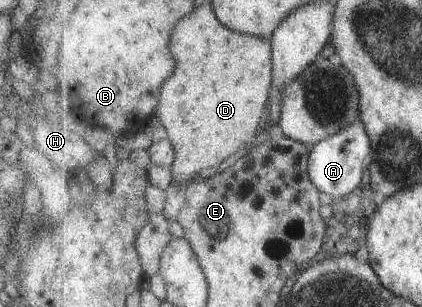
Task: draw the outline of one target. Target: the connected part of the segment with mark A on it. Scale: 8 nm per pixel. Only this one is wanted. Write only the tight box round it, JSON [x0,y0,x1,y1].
[308,118,372,199]

